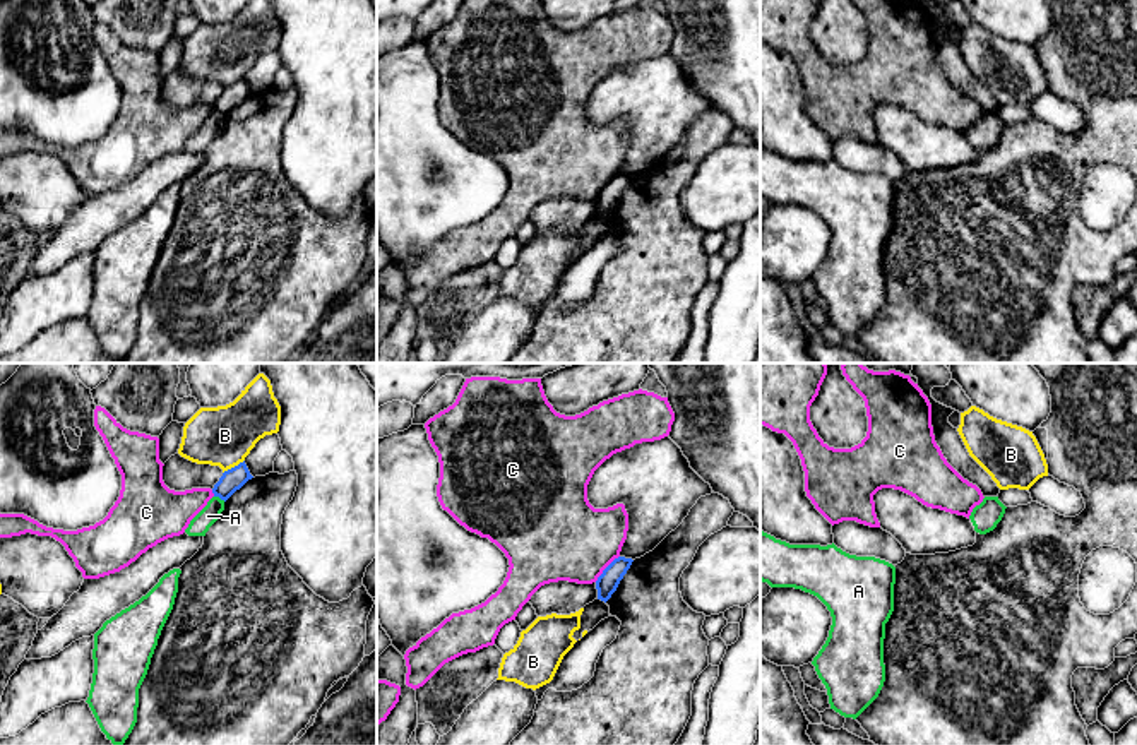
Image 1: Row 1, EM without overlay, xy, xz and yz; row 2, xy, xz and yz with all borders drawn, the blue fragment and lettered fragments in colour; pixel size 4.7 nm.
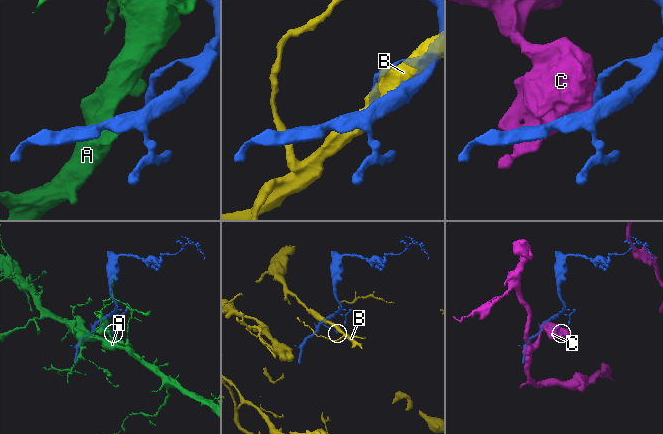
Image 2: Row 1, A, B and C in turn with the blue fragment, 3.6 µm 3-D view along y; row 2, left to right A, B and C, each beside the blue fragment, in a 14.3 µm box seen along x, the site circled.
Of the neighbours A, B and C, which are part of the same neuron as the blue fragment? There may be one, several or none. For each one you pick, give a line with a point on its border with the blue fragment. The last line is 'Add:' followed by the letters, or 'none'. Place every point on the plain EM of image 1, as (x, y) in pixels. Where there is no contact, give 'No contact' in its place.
Add: none

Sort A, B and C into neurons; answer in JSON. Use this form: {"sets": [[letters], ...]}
{"sets": [["A"], ["B"], ["C"]]}

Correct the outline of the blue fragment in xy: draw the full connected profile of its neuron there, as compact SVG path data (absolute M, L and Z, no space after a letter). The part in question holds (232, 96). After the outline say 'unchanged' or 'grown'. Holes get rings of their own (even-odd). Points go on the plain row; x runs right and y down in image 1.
M245 77L238 82L223 89L219 98L214 101L212 110L221 116L228 116L236 106L240 106L248 96L253 92L250 91Z | unchanged

